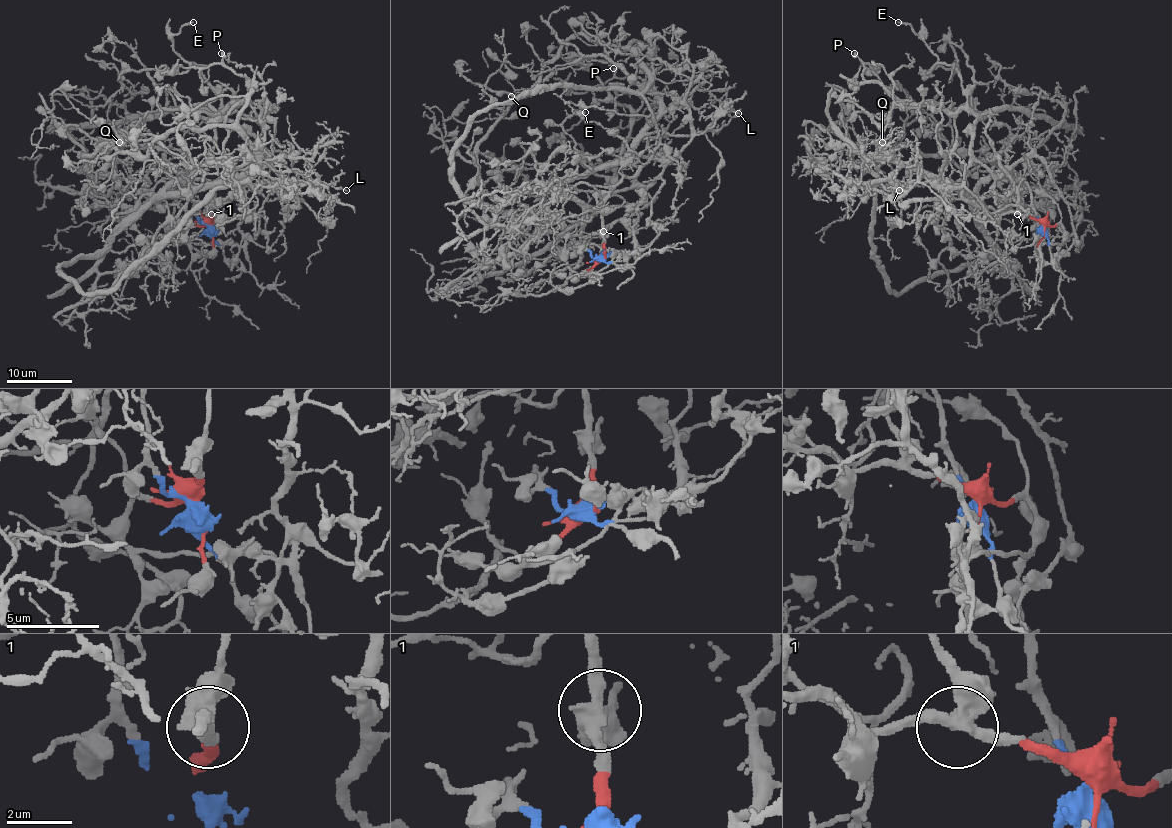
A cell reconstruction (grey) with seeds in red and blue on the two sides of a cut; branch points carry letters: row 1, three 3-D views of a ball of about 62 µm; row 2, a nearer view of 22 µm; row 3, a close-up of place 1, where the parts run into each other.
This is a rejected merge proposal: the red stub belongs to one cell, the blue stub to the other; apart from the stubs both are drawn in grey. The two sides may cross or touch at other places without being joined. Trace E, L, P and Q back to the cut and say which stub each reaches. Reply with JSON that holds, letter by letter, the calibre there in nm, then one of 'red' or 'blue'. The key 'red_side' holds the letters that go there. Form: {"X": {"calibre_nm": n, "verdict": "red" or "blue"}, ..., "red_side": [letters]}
{"E": {"calibre_nm": 220, "verdict": "blue"}, "L": {"calibre_nm": 130, "verdict": "red"}, "P": {"calibre_nm": 280, "verdict": "blue"}, "Q": {"calibre_nm": 150, "verdict": "red"}, "red_side": ["L", "Q"]}

